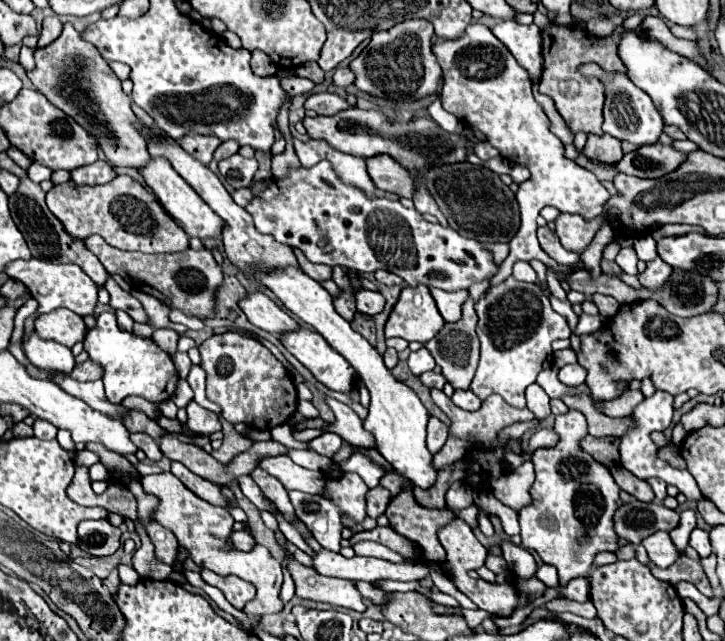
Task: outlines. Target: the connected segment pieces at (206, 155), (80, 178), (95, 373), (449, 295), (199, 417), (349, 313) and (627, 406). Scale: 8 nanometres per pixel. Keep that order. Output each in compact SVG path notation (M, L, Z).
M186 134L180 140L180 146L188 154L192 154L196 160L200 160L202 164L210 164L210 156L220 146L220 140L214 138L214 136L192 136L192 134Z
M96 160L96 162L90 164L90 166L72 170L72 180L74 180L76 184L88 184L88 186L106 184L106 182L110 182L114 176L116 176L114 168L112 168L108 162L104 162L104 160Z
M86 360L84 364L76 364L72 378L74 380L98 380L102 376L102 368L98 368L98 364L94 364L92 360Z
M430 288L430 292L446 322L458 322L462 318L462 306L468 300L468 292L442 292L440 288Z
M194 400L186 406L186 412L188 412L188 428L196 434L212 434L212 432L218 432L220 430L220 418L202 408L200 404L196 404Z
M340 294L340 298L334 300L334 306L336 310L346 318L346 320L352 320L354 314L356 314L356 304L354 304L354 294Z
M626 390L618 398L606 402L606 408L602 408L602 412L608 416L628 416L642 400L644 400L644 394L640 390Z

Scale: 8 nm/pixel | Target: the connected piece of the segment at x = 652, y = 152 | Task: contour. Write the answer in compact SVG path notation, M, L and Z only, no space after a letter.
M650 144L650 146L642 146L634 152L624 154L620 162L612 164L612 168L616 172L638 176L638 178L658 178L678 168L684 156L686 154L676 152L672 146Z

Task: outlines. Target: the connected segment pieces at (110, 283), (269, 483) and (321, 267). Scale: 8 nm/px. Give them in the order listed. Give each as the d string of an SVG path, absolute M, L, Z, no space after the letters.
M108 276L108 280L106 280L106 290L110 294L110 306L114 310L128 312L136 322L148 322L142 304L134 296L130 296L128 292L122 292L122 288L114 282L112 276Z
M254 468L252 470L252 480L260 486L260 490L264 492L264 496L268 500L272 500L276 504L278 510L282 510L282 514L286 514L286 518L296 518L294 516L294 510L292 510L292 504L290 504L290 498L286 496L286 488L272 476L268 476L262 468Z
M296 248L296 258L298 258L298 264L302 268L304 274L308 274L310 278L314 278L316 282L324 282L324 280L332 280L332 268L326 266L326 264L312 264L310 260L306 260L306 256Z

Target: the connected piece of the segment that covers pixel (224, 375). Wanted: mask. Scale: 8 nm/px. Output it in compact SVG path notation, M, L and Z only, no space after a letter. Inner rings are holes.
M236 332L214 334L200 344L202 368L206 370L206 396L220 406L222 418L232 424L246 424L258 430L272 430L290 420L296 412L296 388L290 372L258 340Z

